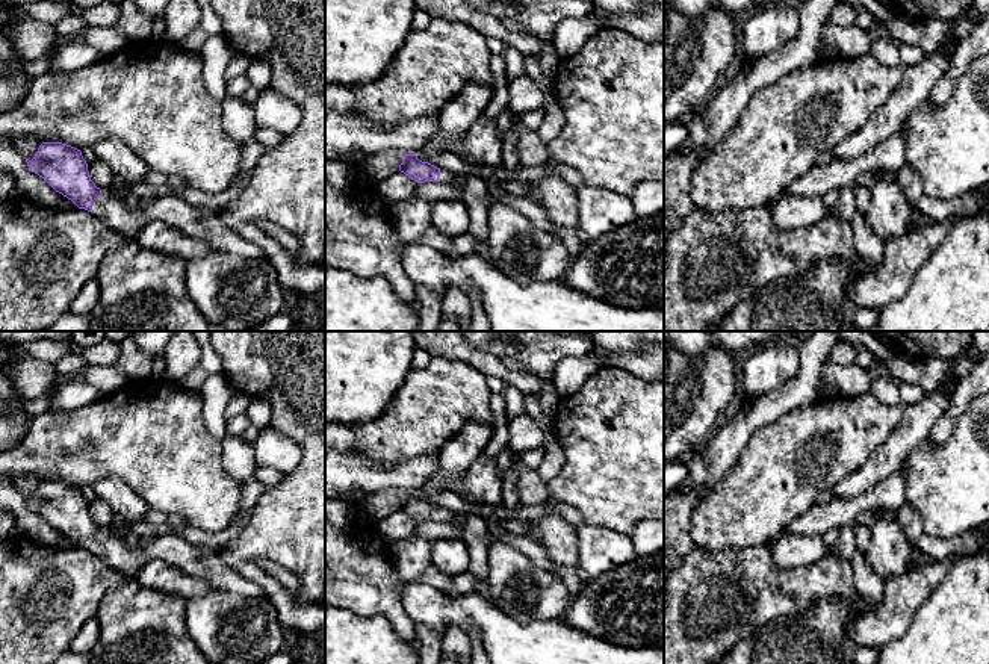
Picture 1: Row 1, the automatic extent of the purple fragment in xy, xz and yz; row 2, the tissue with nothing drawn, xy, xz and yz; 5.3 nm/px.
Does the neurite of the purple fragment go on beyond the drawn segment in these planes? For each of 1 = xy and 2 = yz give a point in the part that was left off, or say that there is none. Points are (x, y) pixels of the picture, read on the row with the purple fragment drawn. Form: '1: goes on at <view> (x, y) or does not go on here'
1: goes on at xy (171, 209)
2: does not go on here

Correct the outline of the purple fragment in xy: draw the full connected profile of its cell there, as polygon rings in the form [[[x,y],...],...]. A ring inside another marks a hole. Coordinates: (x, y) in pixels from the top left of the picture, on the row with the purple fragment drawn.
[[[42,142],[32,160],[26,159],[32,172],[42,177],[56,192],[71,200],[124,233],[136,239],[139,231],[151,221],[159,219],[178,231],[206,239],[198,210],[178,195],[163,195],[153,200],[148,209],[127,209],[124,201],[100,189],[89,177],[88,163],[82,151],[62,142]]]

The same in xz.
[[[416,153],[404,154],[404,160],[399,165],[399,171],[417,183],[423,183],[423,182],[448,183],[457,175],[457,174],[451,174],[443,168],[437,168],[428,162],[419,160]]]

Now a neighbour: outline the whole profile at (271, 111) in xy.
[[[271,86],[259,94],[253,109],[257,129],[274,129],[287,135],[302,121],[299,106],[275,94]]]

